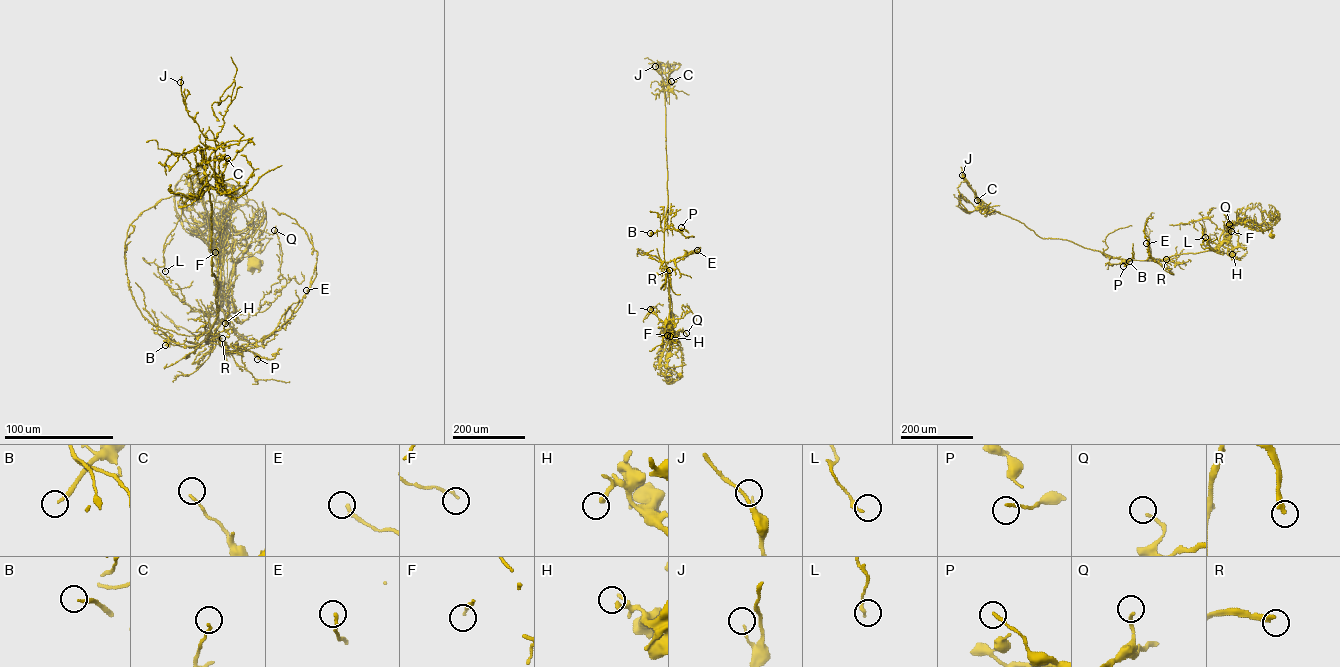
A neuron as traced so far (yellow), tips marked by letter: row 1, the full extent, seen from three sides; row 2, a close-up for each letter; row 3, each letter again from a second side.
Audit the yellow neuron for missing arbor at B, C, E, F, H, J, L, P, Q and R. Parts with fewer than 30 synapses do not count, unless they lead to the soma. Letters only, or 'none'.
B, R

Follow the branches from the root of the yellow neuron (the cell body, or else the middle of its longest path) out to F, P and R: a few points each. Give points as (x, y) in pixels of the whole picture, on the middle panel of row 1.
F: (680, 374), (677, 376), (664, 365), (665, 348), (670, 336), (669, 333), (667, 335)
P: (680, 374), (677, 376), (664, 365), (670, 332), (663, 245), (665, 229), (681, 227)
R: (680, 374), (677, 376), (664, 365), (665, 348), (670, 335), (669, 270)

